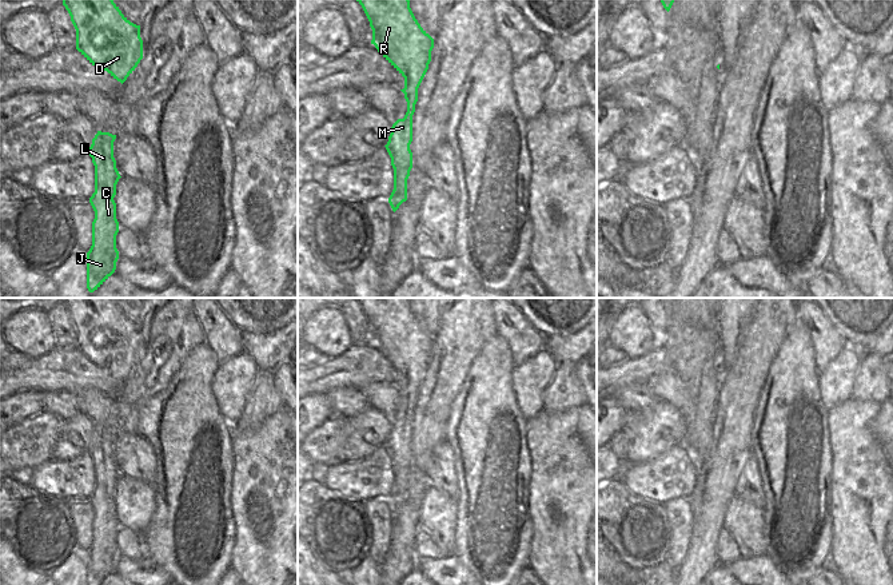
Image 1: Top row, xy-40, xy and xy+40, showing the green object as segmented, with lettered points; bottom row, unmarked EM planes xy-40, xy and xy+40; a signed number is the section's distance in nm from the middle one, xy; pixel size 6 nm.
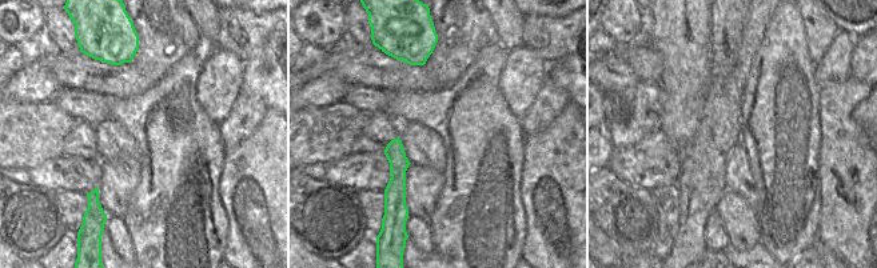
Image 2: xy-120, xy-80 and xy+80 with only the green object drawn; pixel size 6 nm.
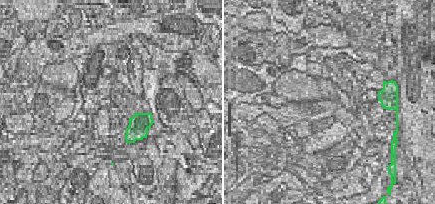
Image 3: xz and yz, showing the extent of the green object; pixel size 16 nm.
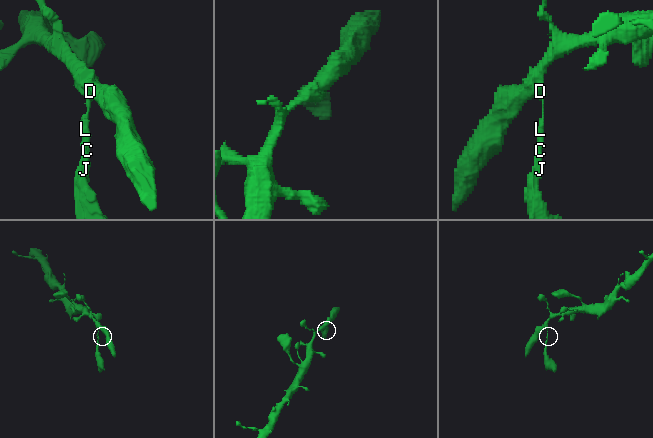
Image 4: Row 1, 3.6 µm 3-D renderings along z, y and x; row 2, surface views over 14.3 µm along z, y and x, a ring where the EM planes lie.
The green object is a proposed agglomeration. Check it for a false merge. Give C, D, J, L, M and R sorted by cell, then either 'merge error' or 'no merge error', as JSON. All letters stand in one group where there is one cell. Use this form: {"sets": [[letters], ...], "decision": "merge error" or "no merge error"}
{"sets": [["C", "D", "J", "L", "M", "R"]], "decision": "no merge error"}

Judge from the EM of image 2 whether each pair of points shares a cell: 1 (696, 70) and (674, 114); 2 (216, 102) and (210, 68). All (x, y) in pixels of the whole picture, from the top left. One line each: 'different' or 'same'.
1: same
2: same

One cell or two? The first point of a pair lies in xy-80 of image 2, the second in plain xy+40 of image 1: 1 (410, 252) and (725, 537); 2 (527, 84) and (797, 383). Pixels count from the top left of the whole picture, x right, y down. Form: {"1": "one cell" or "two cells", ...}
{"1": "two cells", "2": "two cells"}

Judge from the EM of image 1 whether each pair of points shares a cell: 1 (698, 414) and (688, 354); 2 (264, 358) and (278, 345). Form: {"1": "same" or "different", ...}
{"1": "same", "2": "same"}

